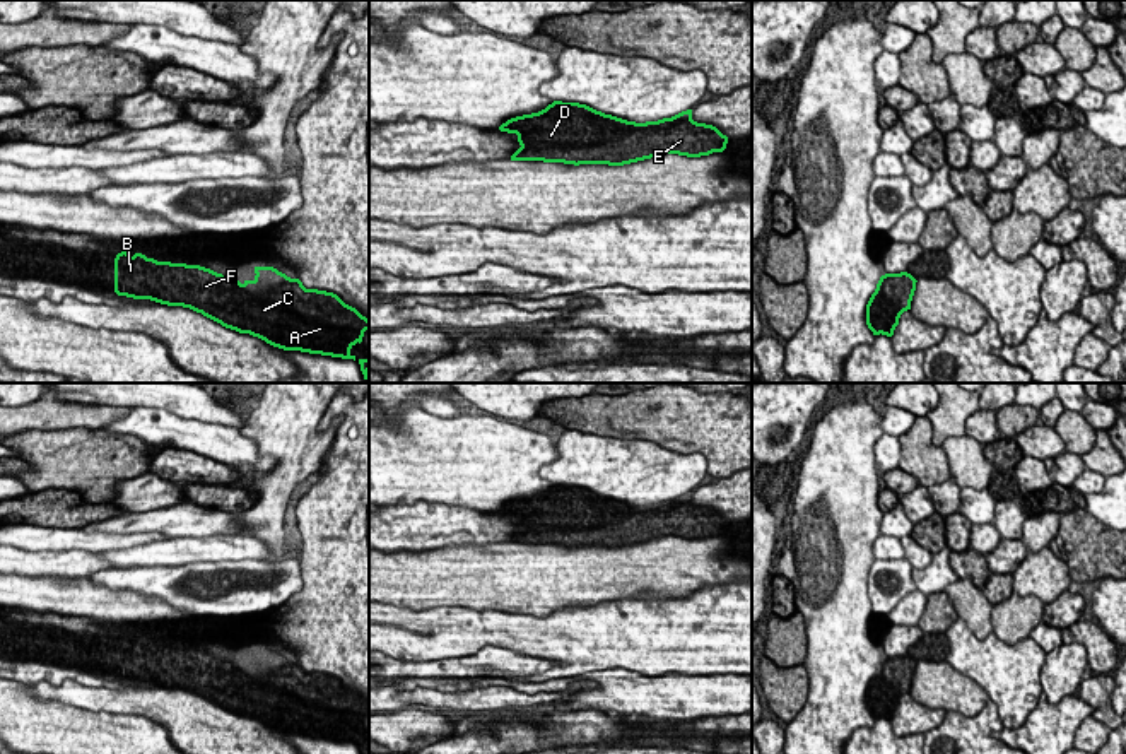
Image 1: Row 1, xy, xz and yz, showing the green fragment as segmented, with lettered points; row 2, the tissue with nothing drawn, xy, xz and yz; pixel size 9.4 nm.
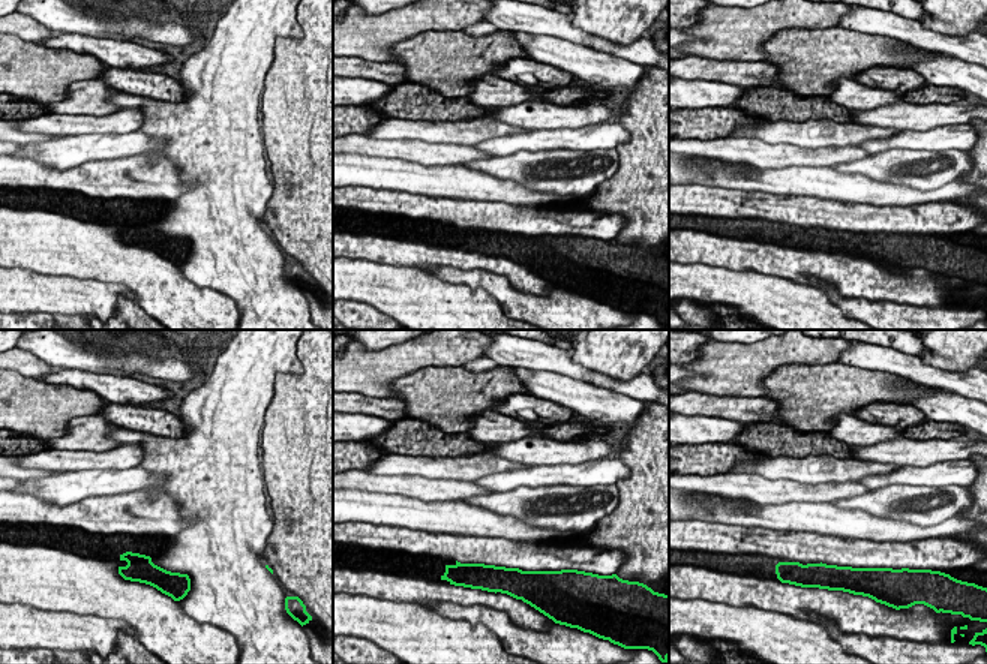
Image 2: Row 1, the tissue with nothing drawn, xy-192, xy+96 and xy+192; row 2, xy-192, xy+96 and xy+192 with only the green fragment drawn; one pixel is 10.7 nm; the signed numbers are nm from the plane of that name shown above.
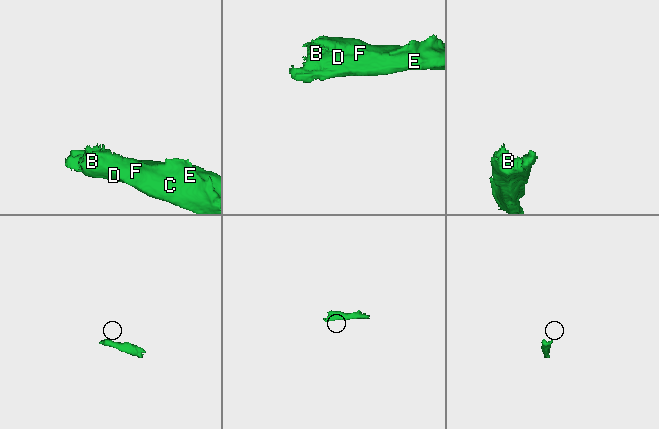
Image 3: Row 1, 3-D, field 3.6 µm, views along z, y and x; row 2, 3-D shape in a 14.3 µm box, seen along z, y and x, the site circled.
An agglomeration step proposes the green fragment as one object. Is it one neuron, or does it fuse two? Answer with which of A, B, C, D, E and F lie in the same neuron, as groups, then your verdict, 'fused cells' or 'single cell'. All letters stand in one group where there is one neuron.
A C E / B D F; fused cells

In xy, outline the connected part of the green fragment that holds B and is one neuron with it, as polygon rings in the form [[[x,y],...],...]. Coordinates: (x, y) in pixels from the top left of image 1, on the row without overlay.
[[[121,634],[114,641],[114,675],[133,682],[150,682],[167,689],[190,691],[239,716],[256,716],[277,727],[275,715],[244,710],[241,687],[255,669],[246,663],[226,665],[222,657],[200,648],[157,645],[142,636]]]

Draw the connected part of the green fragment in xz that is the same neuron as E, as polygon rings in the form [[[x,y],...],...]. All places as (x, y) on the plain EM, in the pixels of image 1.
[[[692,492],[658,504],[627,504],[627,544],[644,544],[661,537],[678,537],[687,540],[723,535],[728,520],[716,510],[692,503]]]

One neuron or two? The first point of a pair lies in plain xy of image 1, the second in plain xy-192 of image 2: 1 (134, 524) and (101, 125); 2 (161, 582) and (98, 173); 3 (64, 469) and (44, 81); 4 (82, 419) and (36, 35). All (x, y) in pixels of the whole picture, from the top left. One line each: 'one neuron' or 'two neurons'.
1: one neuron
2: one neuron
3: one neuron
4: one neuron

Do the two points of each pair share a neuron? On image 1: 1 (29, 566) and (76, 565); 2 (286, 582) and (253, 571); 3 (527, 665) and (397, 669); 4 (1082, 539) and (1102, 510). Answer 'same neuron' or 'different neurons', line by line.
1: same neuron
2: same neuron
3: same neuron
4: different neurons

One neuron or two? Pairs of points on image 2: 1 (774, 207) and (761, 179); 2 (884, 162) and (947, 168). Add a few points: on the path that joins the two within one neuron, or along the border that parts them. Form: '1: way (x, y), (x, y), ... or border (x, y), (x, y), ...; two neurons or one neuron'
1: border (732, 188), (801, 197); two neurons
2: way (899, 167), (932, 168); one neuron

